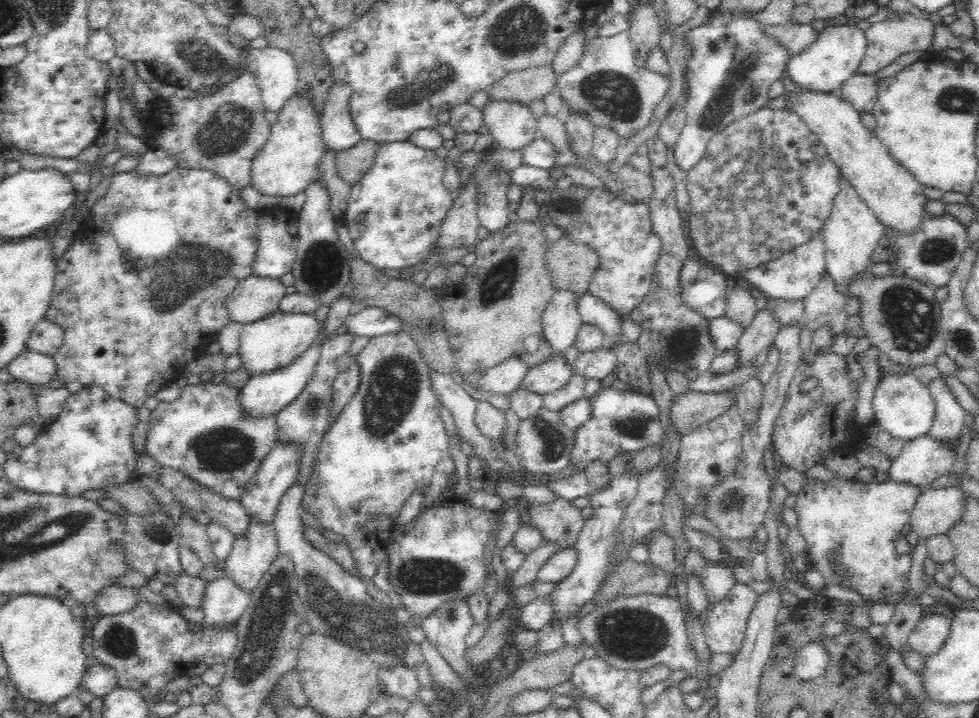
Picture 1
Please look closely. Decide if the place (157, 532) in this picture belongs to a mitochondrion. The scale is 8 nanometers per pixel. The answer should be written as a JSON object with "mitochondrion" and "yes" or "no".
{"mitochondrion":"yes"}

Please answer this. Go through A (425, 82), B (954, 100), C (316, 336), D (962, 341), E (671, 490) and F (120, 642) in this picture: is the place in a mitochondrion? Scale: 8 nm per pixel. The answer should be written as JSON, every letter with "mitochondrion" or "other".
{"A":"mitochondrion","B":"mitochondrion","C":"other","D":"mitochondrion","E":"other","F":"mitochondrion"}

